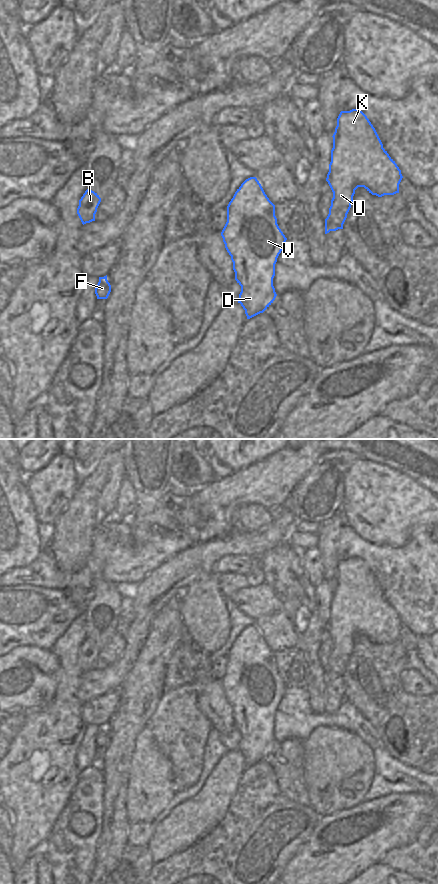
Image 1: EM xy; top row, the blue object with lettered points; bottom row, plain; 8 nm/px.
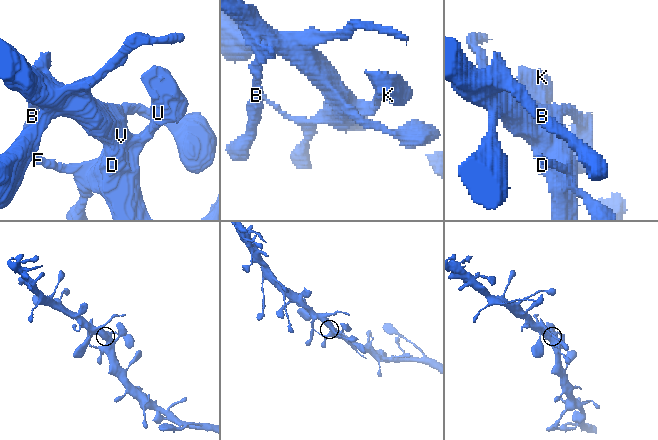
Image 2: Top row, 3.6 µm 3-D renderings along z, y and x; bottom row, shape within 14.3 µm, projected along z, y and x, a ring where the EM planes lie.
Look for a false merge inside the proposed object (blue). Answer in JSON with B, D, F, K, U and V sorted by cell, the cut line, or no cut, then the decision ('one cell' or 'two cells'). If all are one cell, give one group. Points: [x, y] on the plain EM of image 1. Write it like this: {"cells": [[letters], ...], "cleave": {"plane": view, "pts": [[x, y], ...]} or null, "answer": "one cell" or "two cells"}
{"cells": [["B", "D", "F", "K", "U", "V"]], "cleave": null, "answer": "one cell"}

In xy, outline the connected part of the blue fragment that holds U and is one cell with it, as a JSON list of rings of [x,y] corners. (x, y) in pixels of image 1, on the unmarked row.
[[[358,557],[341,559],[332,585],[333,596],[326,629],[333,640],[333,646],[325,667],[325,682],[343,677],[358,635],[364,635],[378,645],[394,643],[399,641],[399,632],[403,626],[401,618],[383,596],[375,576],[362,559]]]

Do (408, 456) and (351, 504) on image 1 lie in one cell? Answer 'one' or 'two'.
two

